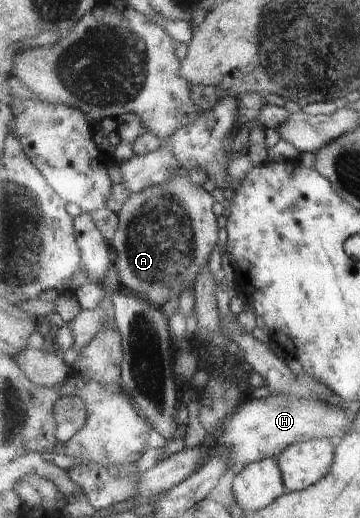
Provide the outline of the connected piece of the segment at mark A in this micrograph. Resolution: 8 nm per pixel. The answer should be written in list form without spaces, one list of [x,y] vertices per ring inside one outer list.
[[[186,172],[130,197],[114,241],[118,251],[115,265],[122,285],[160,307],[172,297],[179,298],[184,289],[194,289],[198,276],[208,269],[220,239],[214,205],[216,197],[212,192],[194,183]]]

